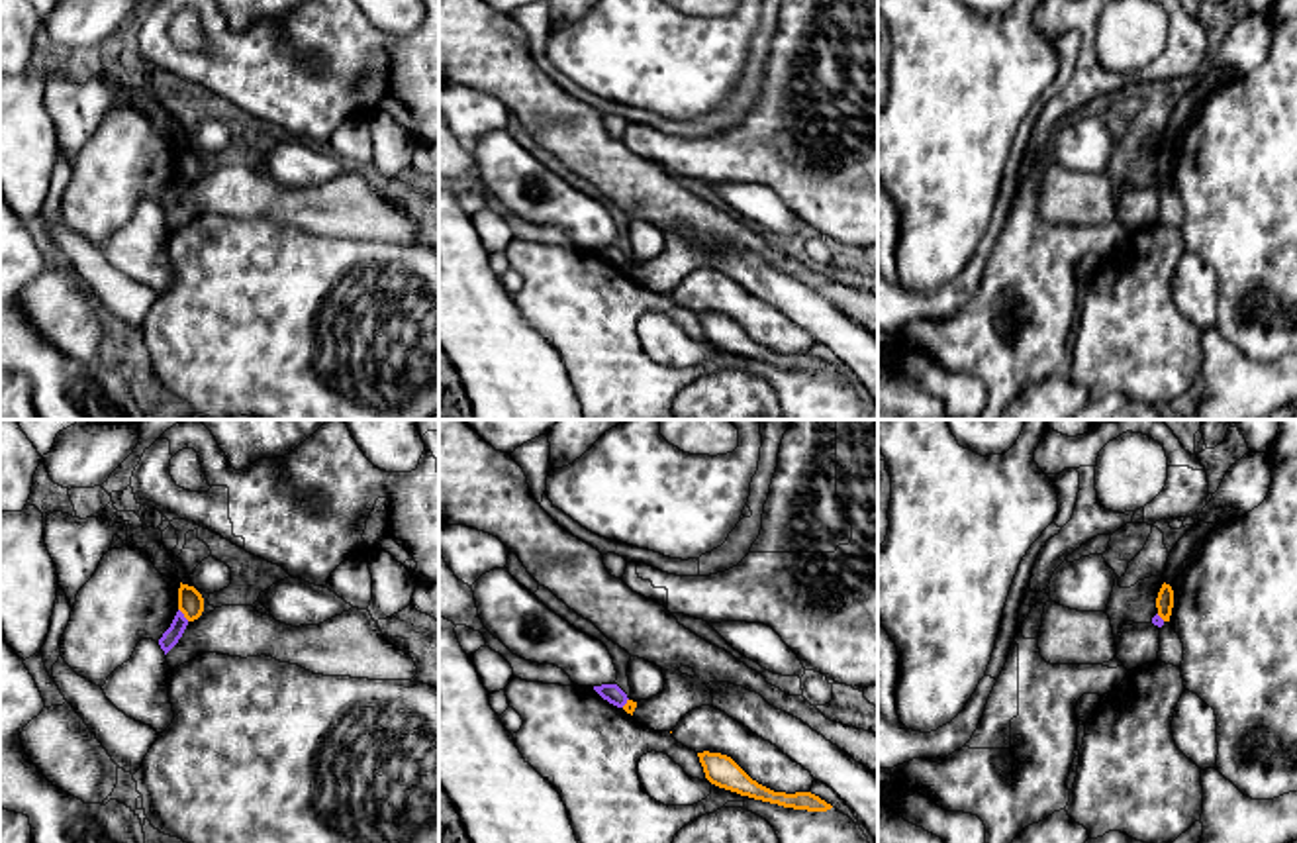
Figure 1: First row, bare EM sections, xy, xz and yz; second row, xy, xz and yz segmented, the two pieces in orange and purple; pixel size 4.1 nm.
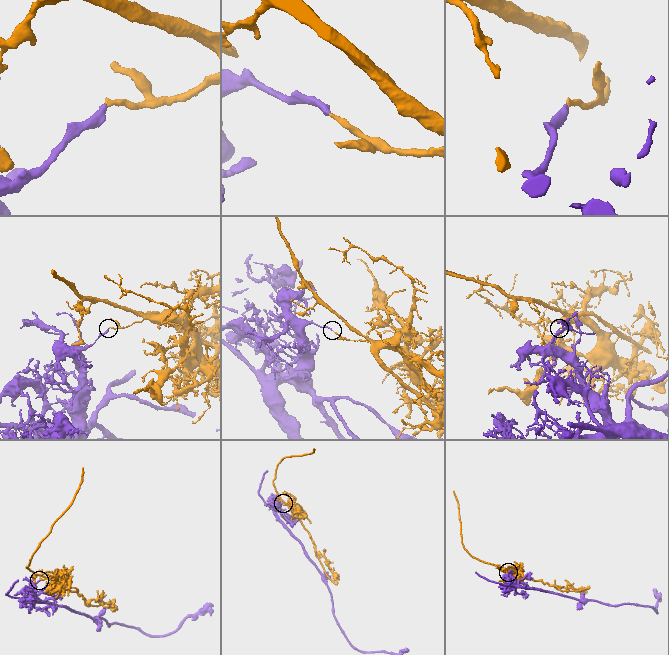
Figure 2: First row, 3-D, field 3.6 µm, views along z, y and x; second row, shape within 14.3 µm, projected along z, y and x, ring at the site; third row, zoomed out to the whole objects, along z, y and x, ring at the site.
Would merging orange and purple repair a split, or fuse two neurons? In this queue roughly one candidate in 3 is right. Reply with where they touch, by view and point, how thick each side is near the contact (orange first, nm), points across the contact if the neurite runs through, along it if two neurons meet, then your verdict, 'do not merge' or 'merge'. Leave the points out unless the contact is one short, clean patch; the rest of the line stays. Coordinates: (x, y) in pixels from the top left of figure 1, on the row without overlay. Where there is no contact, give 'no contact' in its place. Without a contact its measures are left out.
meets orange in xy at (183, 173); 110 nm thick on the orange side, 70 nm on the other; border along xy (179, 169), (189, 181); do not merge

